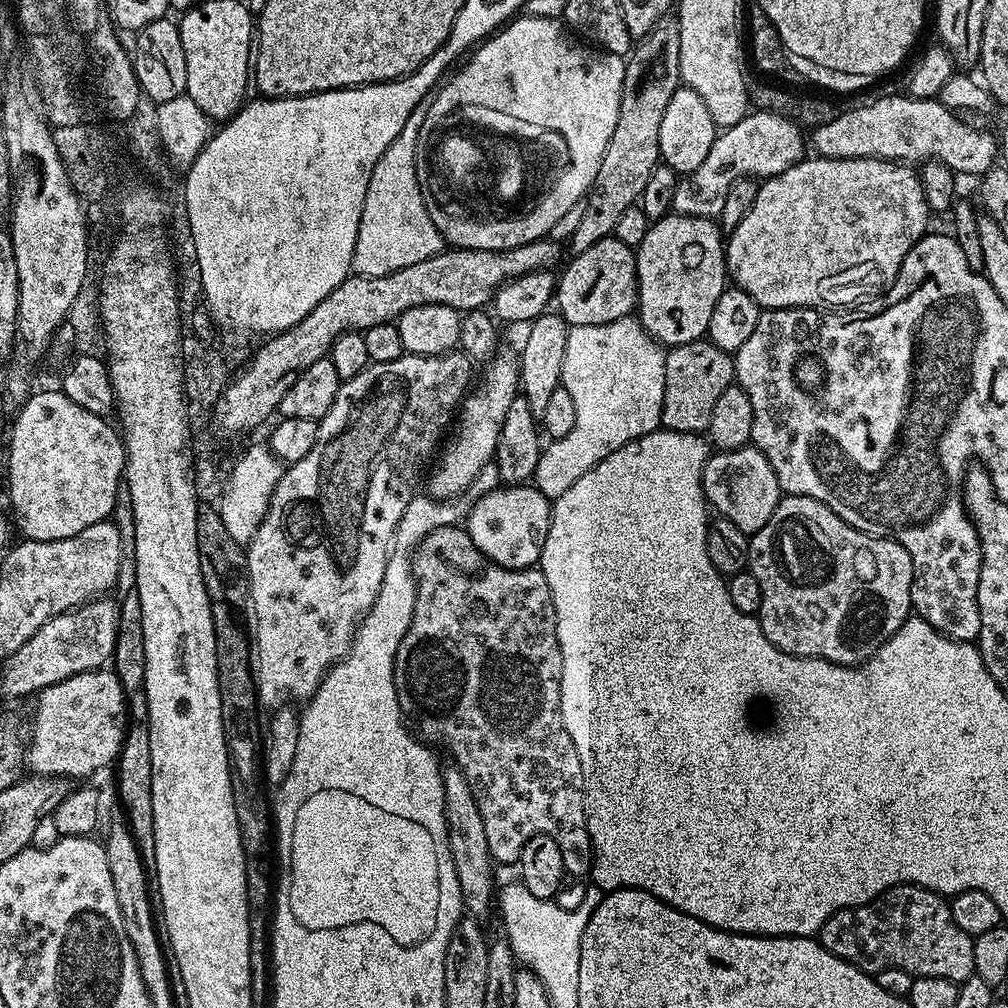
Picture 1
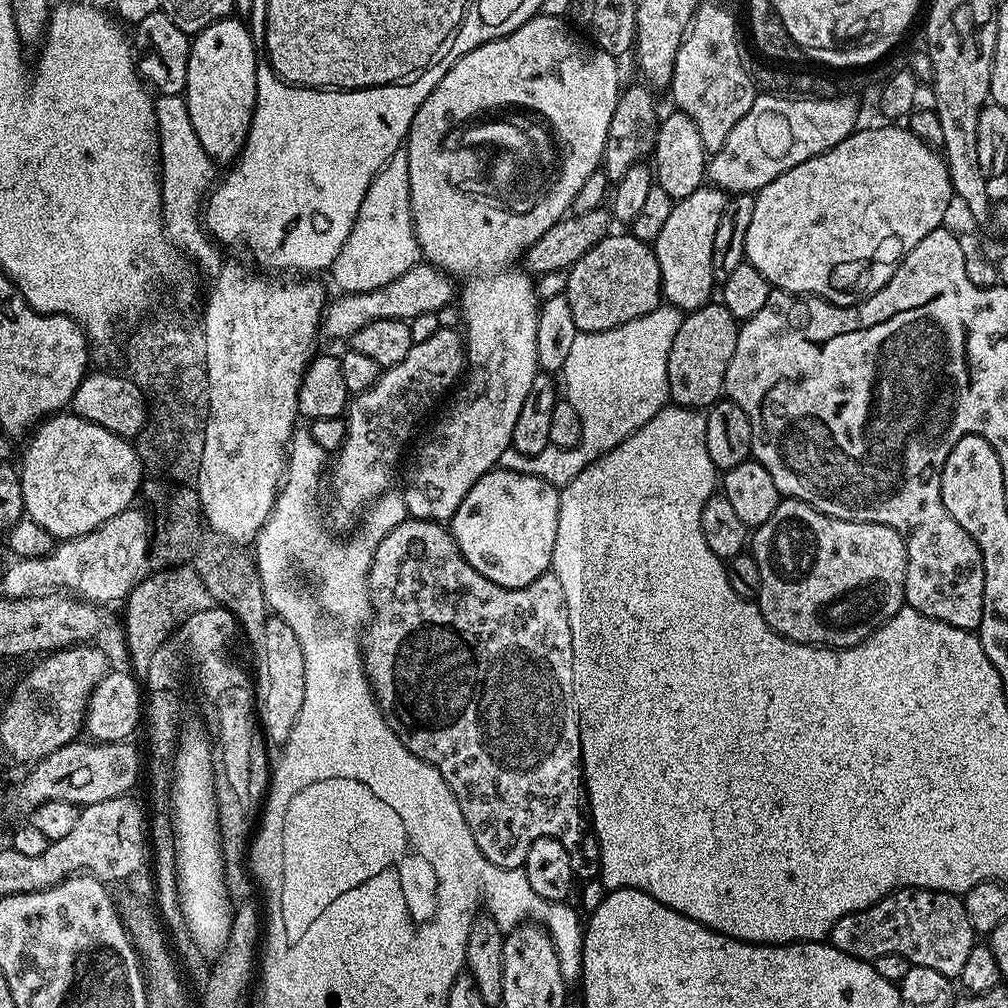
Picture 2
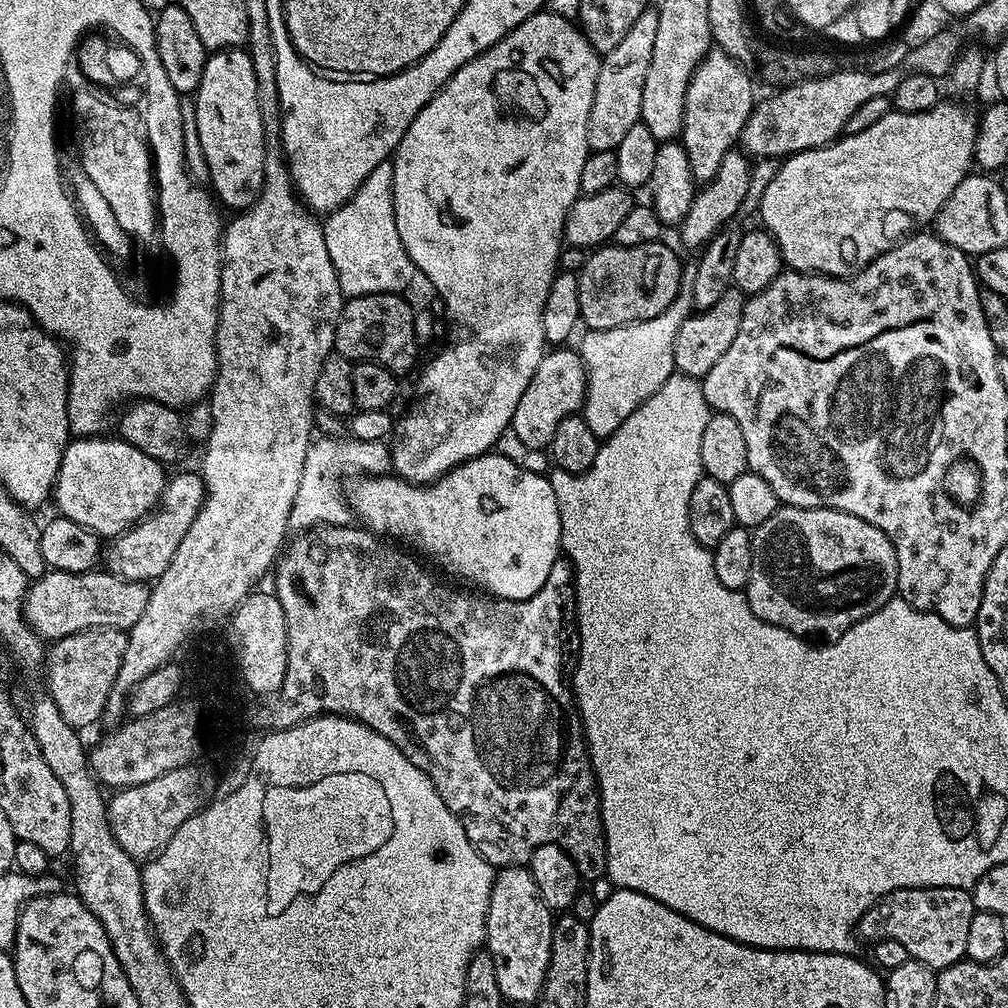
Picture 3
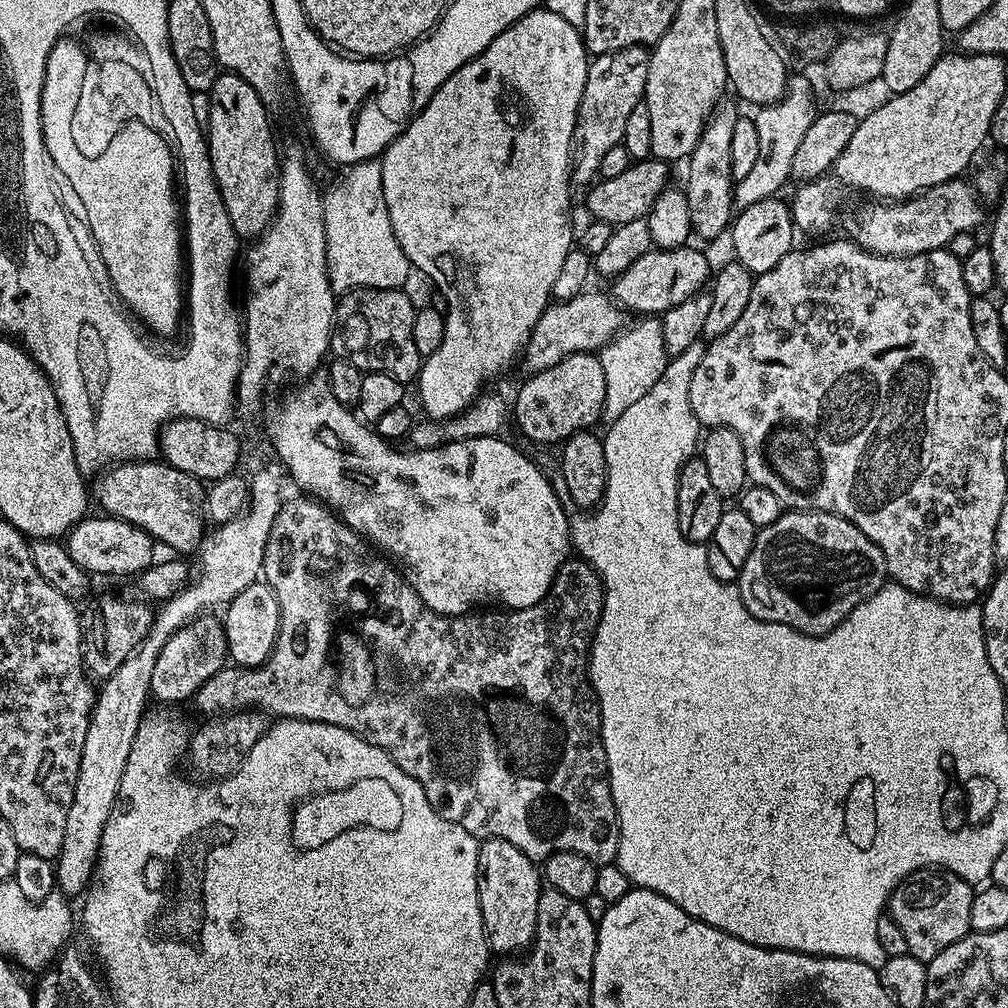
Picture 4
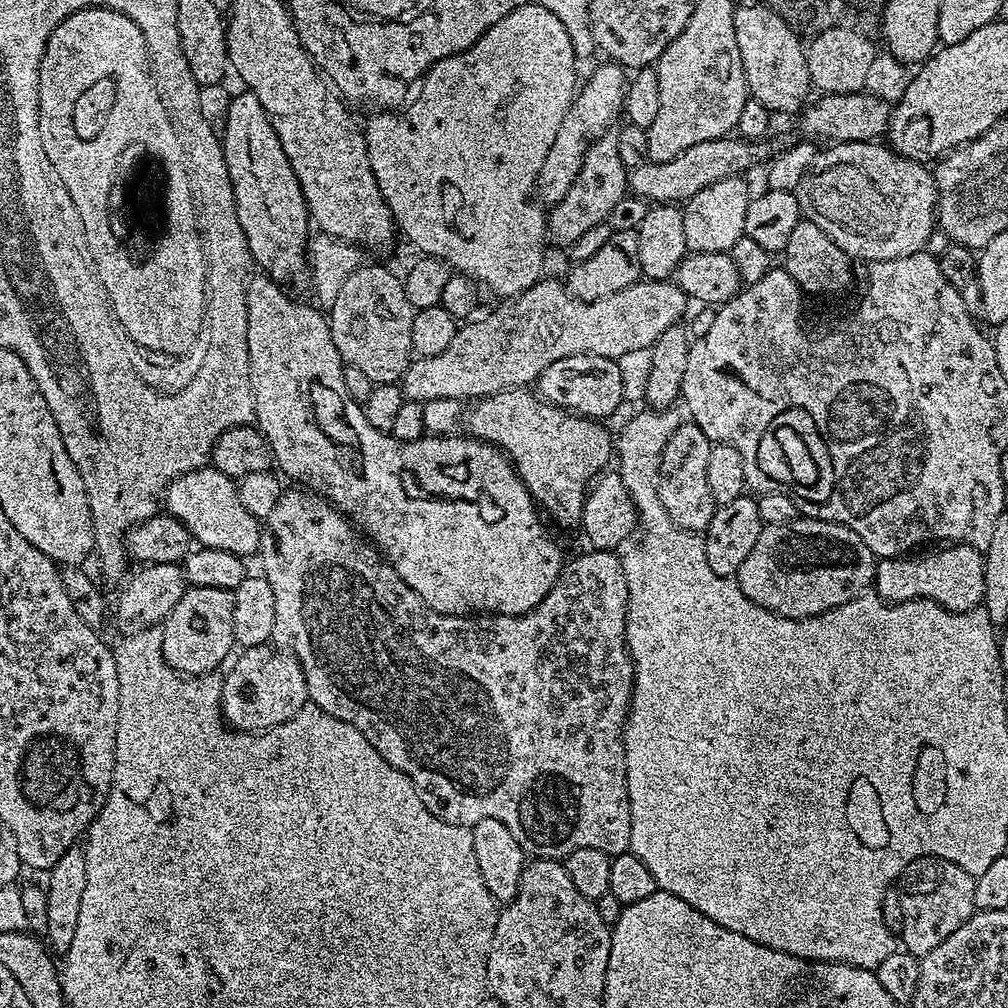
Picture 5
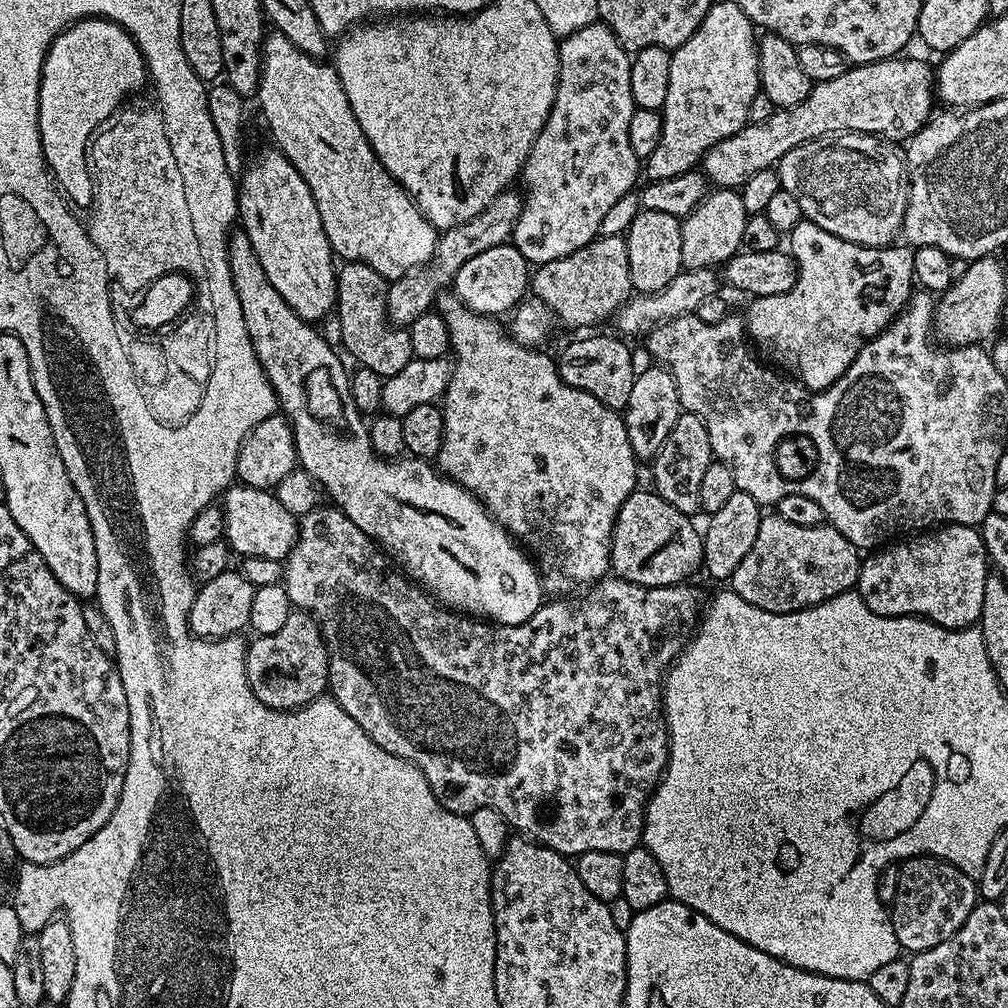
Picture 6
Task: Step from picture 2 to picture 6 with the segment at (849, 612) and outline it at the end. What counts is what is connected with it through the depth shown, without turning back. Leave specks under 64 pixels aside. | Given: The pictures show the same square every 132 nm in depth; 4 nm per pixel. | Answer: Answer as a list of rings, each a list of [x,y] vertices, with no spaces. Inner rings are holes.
[[[764,514],[760,518],[754,546],[750,546],[738,570],[734,570],[730,588],[746,602],[767,612],[797,612],[803,608],[813,608],[815,604],[826,602],[843,592],[853,591],[860,577],[861,563],[861,549],[854,547],[838,529],[827,523],[818,526],[794,526],[794,522],[786,522],[786,518]]]

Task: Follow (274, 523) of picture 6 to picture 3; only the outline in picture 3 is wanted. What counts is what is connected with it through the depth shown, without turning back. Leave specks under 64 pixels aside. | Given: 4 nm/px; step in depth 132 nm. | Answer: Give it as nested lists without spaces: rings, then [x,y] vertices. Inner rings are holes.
[[[103,435],[85,436],[69,442],[62,454],[62,466],[58,470],[54,505],[56,504],[55,511],[70,518],[70,522],[86,526],[101,538],[115,538],[134,527],[160,503],[160,495],[164,492],[166,483],[166,471],[164,472],[165,465],[161,461],[150,458],[150,454],[142,454],[142,450],[138,450],[133,444],[119,438],[104,439]]]

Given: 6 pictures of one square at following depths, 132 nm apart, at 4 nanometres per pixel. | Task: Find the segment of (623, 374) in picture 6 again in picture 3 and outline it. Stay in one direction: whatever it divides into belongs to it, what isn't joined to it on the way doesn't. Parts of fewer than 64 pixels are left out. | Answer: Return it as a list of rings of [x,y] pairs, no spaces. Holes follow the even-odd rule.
[[[556,346],[545,351],[542,362],[538,362],[538,370],[534,370],[534,378],[530,378],[530,386],[526,386],[522,398],[518,398],[518,410],[514,410],[510,432],[516,435],[515,443],[524,444],[520,446],[525,449],[547,449],[554,438],[554,430],[558,430],[558,422],[567,416],[577,415],[584,407],[588,375],[579,351],[568,347],[572,346]]]

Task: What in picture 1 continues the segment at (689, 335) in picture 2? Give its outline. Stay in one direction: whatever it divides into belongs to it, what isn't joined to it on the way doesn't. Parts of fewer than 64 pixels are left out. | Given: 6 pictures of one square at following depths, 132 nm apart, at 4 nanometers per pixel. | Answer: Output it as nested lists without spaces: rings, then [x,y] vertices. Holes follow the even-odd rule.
[[[701,338],[669,347],[666,352],[666,386],[660,423],[675,432],[707,433],[710,414],[722,390],[729,388],[736,378],[733,353],[714,346],[711,340]]]

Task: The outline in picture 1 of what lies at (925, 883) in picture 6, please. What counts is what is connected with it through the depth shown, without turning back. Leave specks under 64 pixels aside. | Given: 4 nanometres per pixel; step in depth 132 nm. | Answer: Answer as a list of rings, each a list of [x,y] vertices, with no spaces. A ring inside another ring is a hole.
[[[895,884],[868,904],[838,910],[820,927],[818,939],[830,954],[869,974],[881,972],[883,968],[901,968],[912,973],[913,977],[933,976],[957,982],[968,980],[974,974],[973,937],[967,936],[956,925],[949,901],[945,897],[916,884]]]

